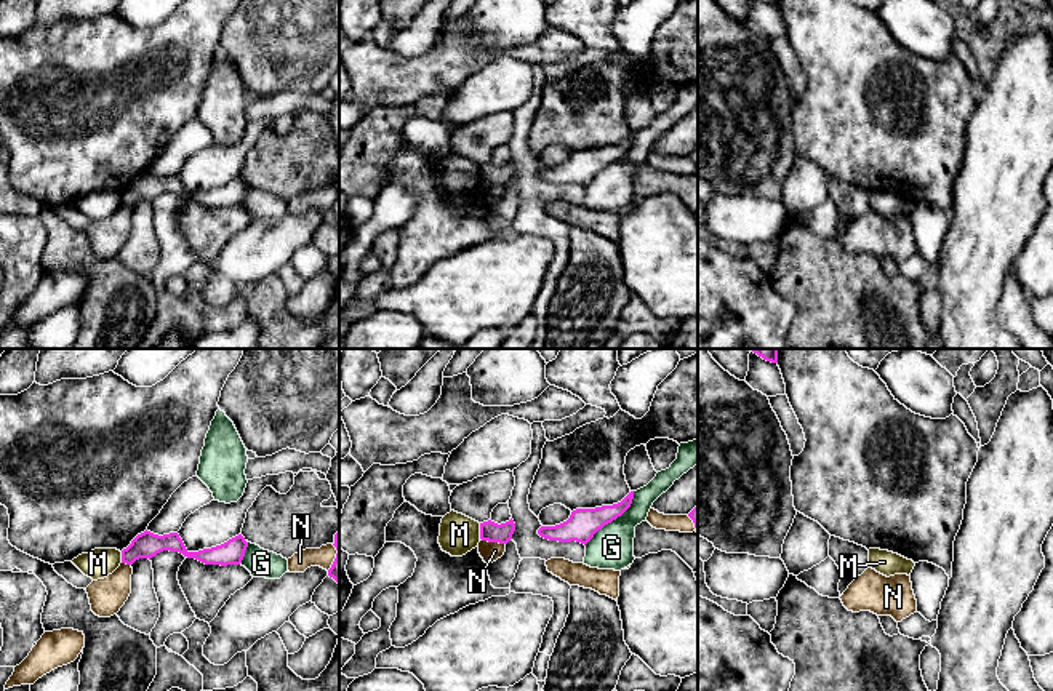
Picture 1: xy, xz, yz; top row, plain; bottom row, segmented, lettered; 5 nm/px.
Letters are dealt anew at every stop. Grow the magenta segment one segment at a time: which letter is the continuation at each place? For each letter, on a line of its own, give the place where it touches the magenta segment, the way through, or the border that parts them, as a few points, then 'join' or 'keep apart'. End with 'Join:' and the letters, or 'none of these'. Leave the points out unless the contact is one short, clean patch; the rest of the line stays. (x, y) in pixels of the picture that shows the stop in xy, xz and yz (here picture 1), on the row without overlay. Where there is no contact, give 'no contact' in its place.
G: contact xz (613, 160); keep apart
M: contact xz (480, 173); border xz (479, 165), (480, 179); keep apart
N: contact xz (493, 183); keep apart
Join: none of these

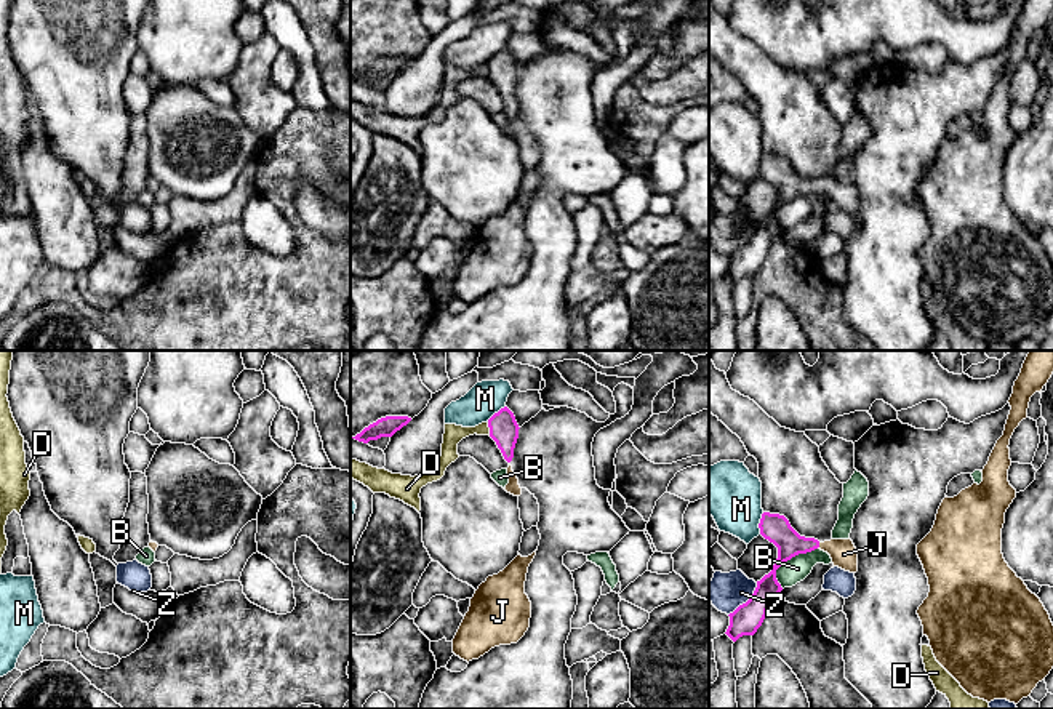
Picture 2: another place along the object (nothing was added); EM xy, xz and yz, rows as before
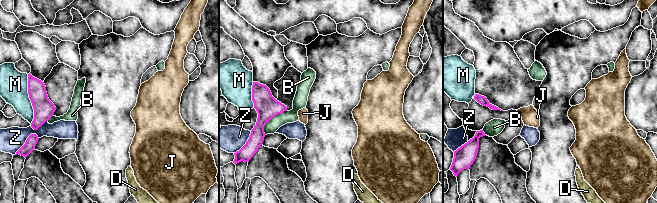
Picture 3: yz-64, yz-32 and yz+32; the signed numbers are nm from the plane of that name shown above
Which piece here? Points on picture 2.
B: contact yz (788, 200); border yz (816, 189), (792, 197), (776, 212), (776, 223), (781, 229); keep apart
D: contact xz (490, 71); keep apart
J: contact yz (818, 188); way yz (773, 168), (792, 186), (818, 188), (831, 188), (844, 196); join
M: contact yz (759, 165); keep apart
Z: contact yz (748, 242); border yz (757, 224), (752, 236), (728, 256); keep apart
Join: J

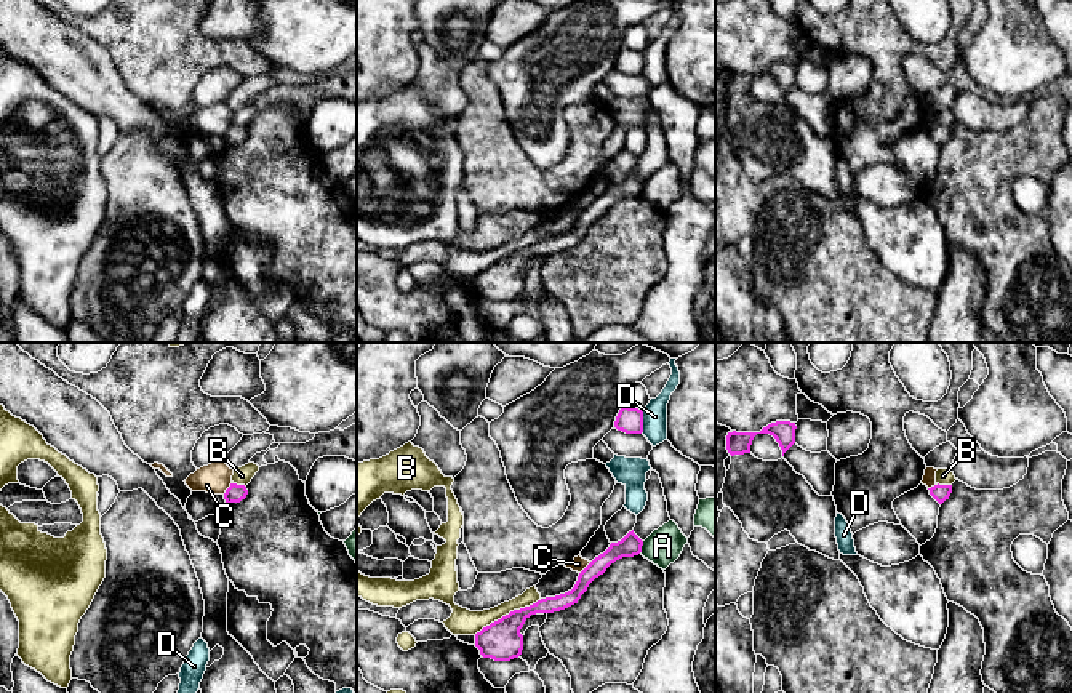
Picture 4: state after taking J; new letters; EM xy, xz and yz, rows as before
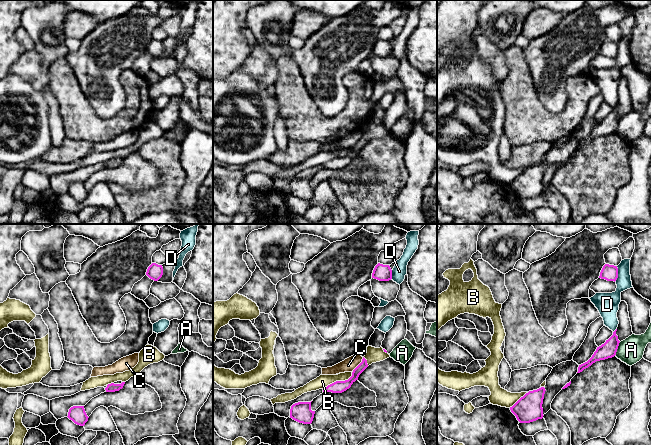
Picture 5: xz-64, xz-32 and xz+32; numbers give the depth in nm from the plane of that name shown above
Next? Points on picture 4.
A: contact xz (640, 189); keep apart
B: contact xz (509, 255); keep apart
C: contact xy (228, 130); border xy (232, 124), (223, 135); keep apart
D: contact xz (642, 64); keep apart
Join: none of these

